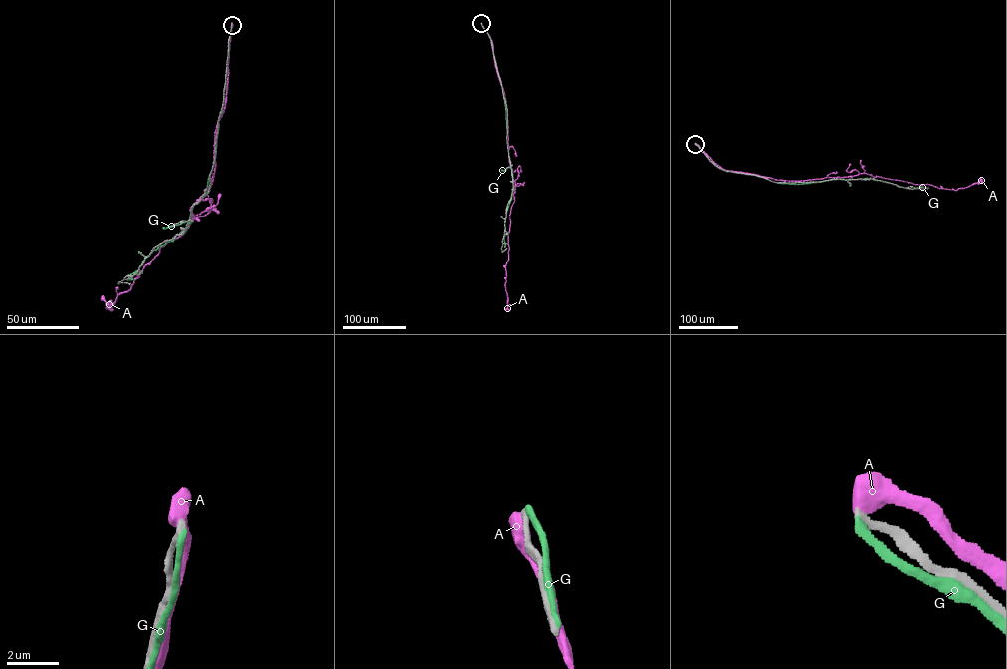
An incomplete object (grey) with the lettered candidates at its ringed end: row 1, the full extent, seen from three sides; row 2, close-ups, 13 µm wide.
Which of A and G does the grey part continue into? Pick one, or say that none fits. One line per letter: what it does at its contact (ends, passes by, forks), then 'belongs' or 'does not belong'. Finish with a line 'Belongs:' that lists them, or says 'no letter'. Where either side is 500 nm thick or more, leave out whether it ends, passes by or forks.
A: does not belong
G: it ends there; does not belong
Belongs: no letter

